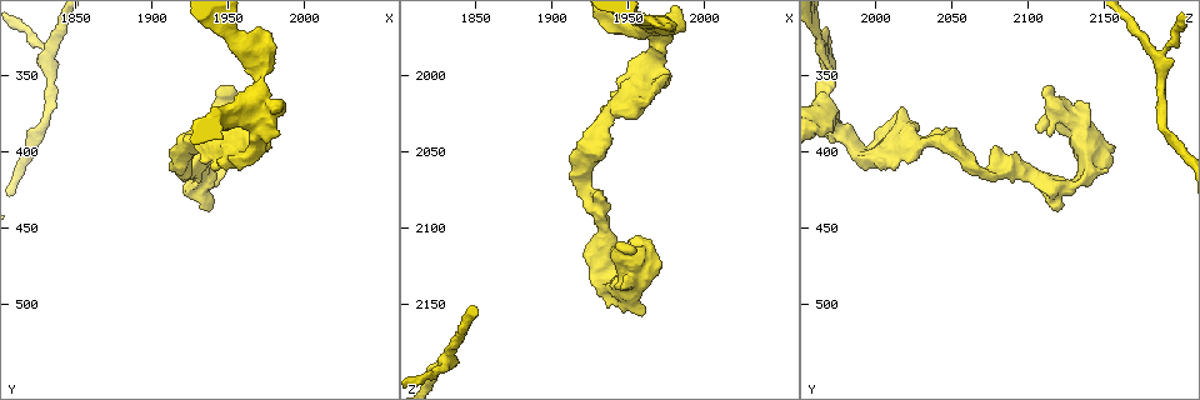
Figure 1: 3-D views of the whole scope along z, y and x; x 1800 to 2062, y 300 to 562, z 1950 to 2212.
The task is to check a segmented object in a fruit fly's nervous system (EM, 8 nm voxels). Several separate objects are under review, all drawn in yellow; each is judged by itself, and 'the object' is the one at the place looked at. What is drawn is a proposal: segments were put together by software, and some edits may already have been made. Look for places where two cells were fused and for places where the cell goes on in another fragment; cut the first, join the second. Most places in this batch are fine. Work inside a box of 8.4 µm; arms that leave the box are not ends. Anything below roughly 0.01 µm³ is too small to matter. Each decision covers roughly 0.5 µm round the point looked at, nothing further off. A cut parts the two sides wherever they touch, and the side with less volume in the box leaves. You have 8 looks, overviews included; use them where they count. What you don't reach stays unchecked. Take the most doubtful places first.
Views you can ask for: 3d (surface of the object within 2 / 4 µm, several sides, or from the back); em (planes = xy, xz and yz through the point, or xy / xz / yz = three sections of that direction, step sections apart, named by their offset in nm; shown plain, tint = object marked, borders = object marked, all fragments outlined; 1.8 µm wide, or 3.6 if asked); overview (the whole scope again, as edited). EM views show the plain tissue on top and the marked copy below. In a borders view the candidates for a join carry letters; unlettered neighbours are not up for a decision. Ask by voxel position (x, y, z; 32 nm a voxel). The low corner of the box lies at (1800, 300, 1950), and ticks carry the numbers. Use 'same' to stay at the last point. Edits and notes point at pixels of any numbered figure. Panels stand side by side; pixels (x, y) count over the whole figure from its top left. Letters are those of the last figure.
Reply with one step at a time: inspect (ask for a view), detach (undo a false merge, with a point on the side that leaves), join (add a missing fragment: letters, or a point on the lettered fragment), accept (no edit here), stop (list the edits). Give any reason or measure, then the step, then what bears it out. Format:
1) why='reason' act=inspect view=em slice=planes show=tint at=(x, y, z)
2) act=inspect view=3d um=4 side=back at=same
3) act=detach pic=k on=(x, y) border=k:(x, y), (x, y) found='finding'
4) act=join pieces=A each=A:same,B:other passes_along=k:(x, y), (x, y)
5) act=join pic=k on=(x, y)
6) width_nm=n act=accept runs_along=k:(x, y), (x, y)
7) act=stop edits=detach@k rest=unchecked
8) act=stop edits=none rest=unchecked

why='branch stops here' act=inspect view=3d um=4 at=(1970, 318, 1966)

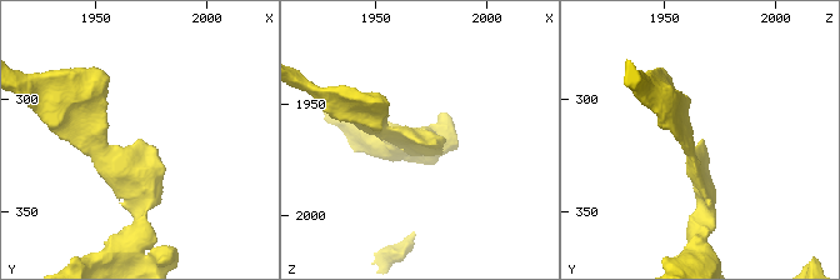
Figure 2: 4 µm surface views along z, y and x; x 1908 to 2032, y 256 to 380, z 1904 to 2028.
why='need the tissue' act=inspect view=em um=3.6 slice=xy step=4 show=tint at=(1969, 317, 1968)

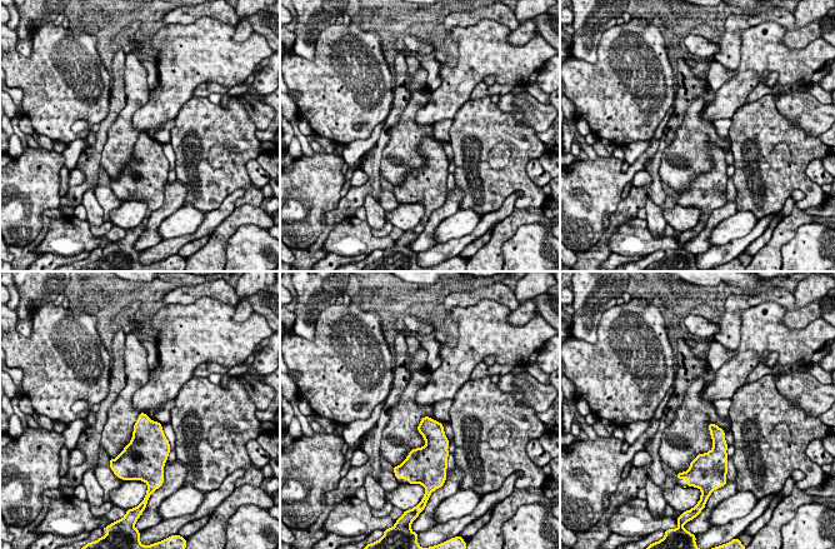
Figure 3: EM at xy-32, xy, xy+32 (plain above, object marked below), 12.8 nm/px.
why='cut it another way' act=inspect view=em um=3.6 slice=planes show=borders at=same

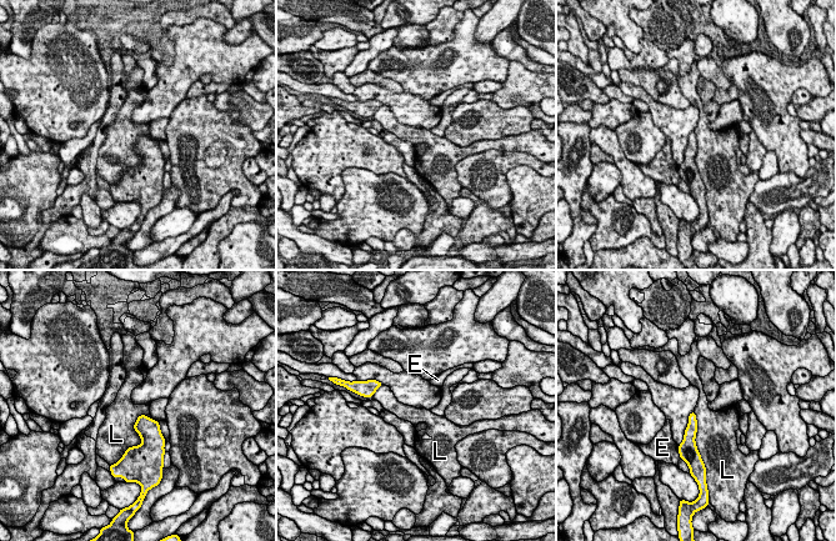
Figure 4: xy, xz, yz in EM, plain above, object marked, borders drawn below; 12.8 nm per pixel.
act=accept each=E:other,L:other found='no lettered fragment goes on from it'

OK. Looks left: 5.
why='four-way junction' act=inspect view=3d um=4 at=(1968, 384, 1974)

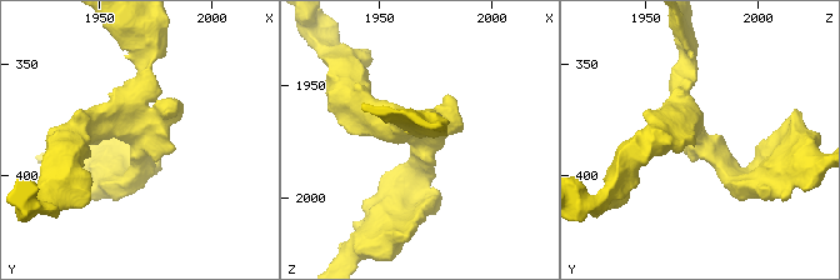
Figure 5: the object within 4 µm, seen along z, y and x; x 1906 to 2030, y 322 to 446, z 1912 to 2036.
act=inspect view=em slice=planes show=borders at=(1968, 384, 1976)

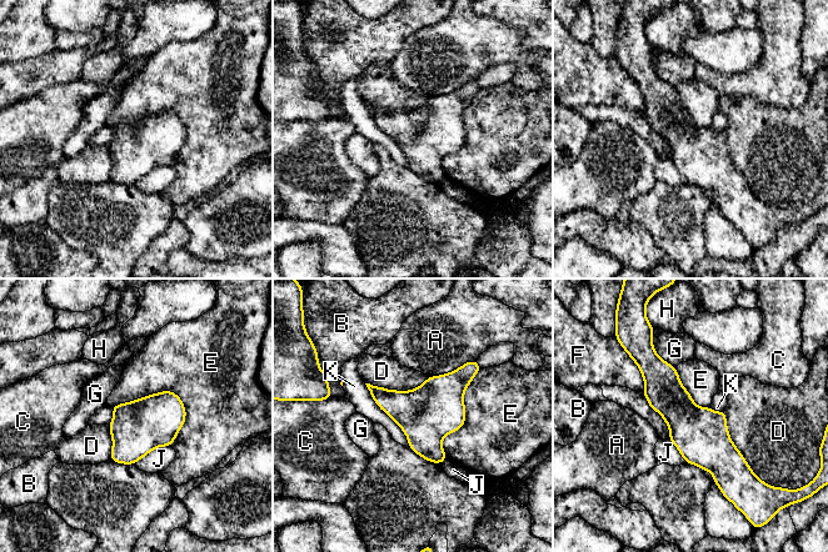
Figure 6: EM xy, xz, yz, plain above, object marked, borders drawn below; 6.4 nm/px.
act=accept each=A:other,B:other,C:other,D:other,E:other,F:other,G:other,H:other,J:other,K:other runs_along=6:(651, 357), (732, 482) found='continuous, no second cell'

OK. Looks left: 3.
why='branch stops here' act=inspect view=3d um=2 at=(1948, 356, 2116)

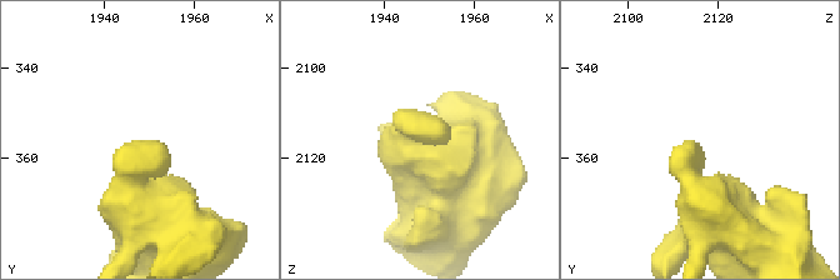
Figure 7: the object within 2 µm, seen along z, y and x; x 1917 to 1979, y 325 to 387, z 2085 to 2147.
why='need the tissue' act=inspect view=em slice=xz step=4 show=tint at=(1946, 358, 2116)

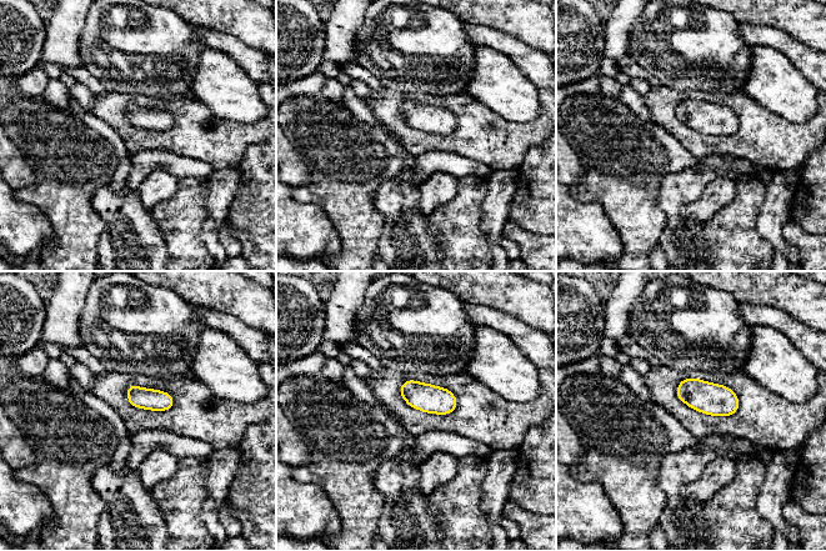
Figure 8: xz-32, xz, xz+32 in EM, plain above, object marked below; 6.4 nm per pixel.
why='cut it another way' act=inspect view=em slice=planes show=borders at=same

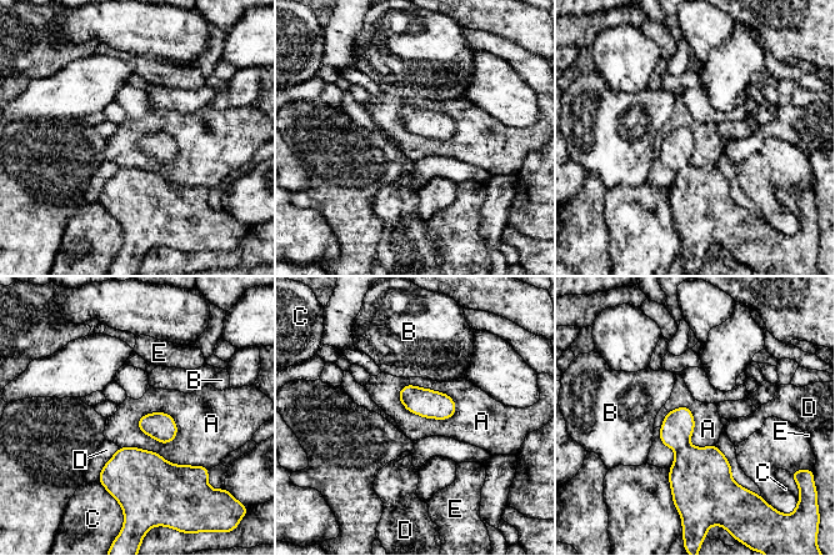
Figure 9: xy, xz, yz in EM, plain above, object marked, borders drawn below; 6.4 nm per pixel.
longest_contact=A:400nm act=accept each=A:other,B:other,C:other,D:other,E:other found='none of them fits'

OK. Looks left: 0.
act=stop edits=none rest=unchecked

